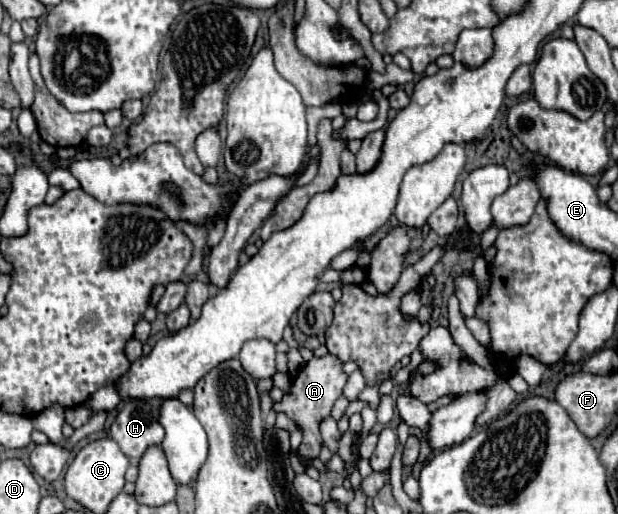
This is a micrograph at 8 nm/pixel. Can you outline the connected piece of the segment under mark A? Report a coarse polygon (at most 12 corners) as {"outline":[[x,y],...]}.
{"outline":[[311,359],[275,403],[303,429],[299,459],[317,457],[319,423],[341,397],[343,363]]}

